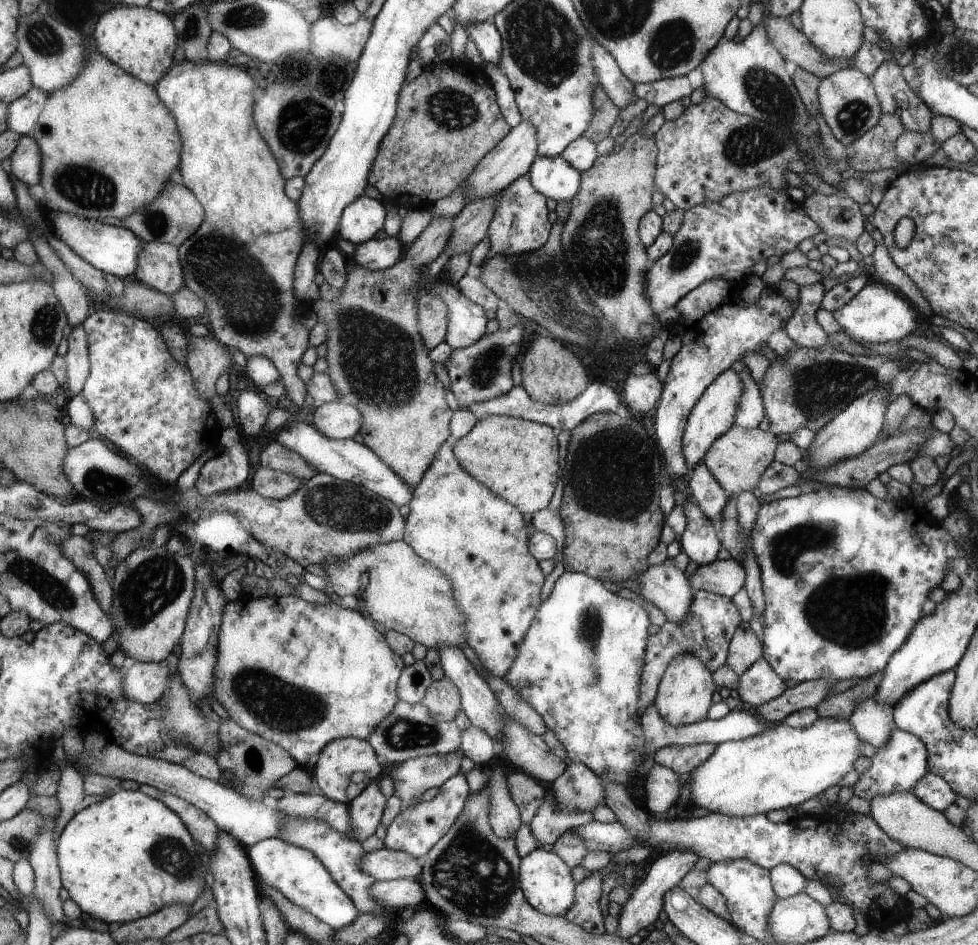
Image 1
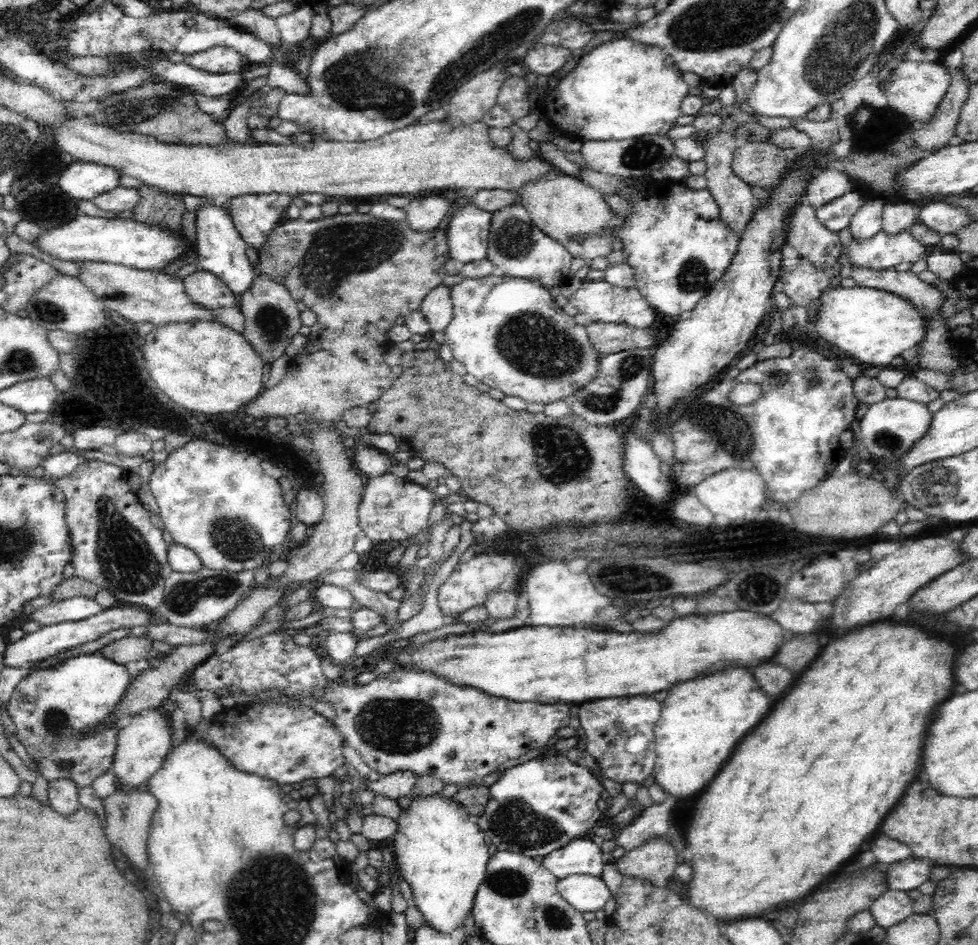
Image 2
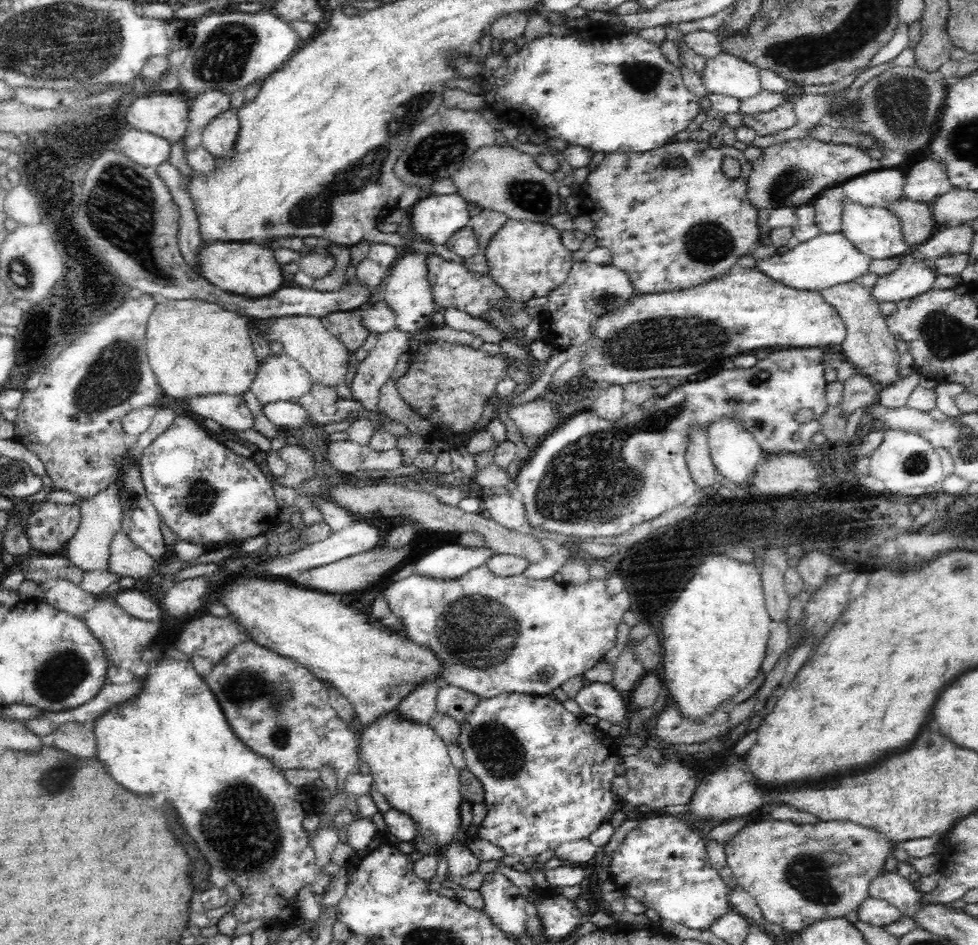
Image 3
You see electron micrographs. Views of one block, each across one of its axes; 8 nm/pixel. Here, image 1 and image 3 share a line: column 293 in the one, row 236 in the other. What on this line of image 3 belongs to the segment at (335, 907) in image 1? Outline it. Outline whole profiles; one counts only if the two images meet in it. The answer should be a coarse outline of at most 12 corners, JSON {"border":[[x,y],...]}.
{"border":[[846,198],[841,231],[862,255],[905,256],[911,246],[887,208]]}

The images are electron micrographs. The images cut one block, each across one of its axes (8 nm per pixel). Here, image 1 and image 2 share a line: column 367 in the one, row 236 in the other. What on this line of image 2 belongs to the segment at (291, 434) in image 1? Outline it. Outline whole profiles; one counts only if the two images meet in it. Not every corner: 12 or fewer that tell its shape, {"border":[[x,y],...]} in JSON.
{"border":[[457,206],[445,230],[450,259],[486,260],[491,213]]}

